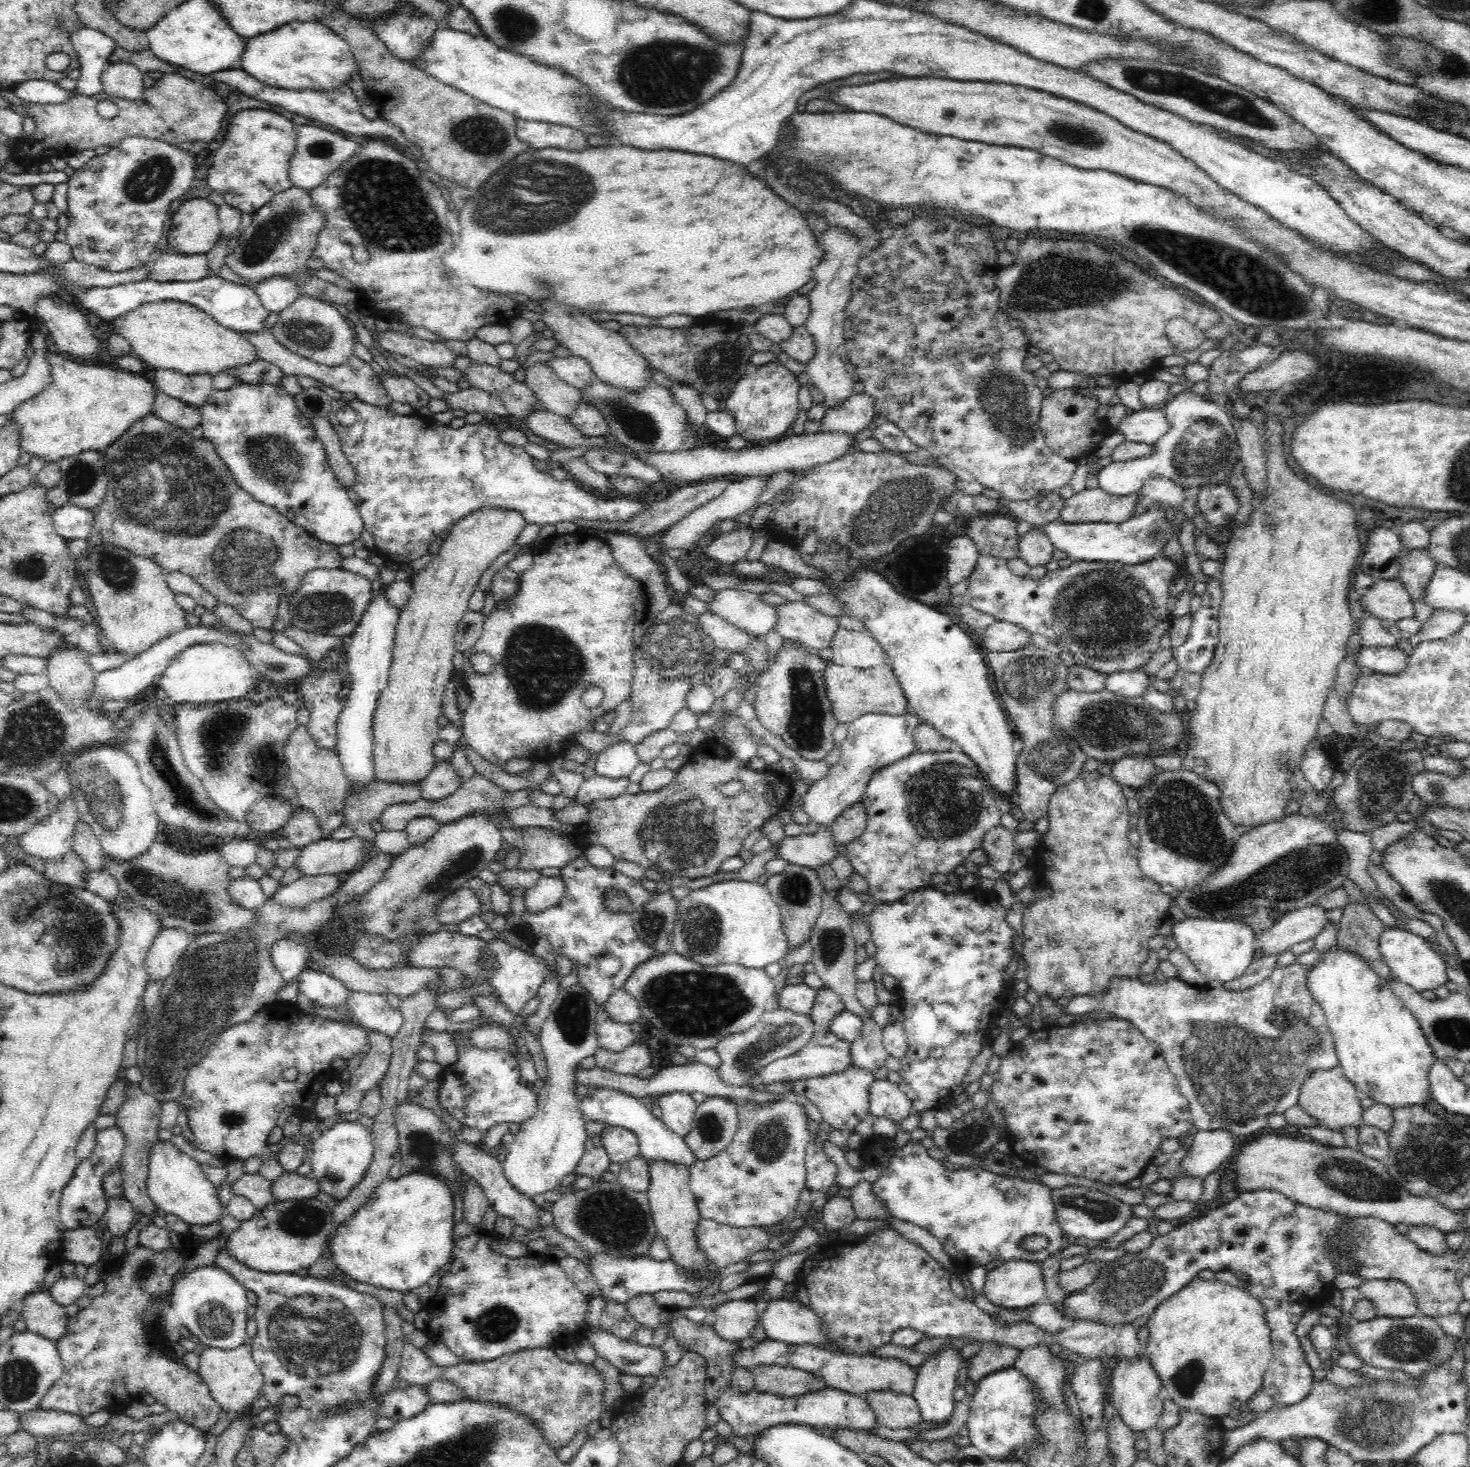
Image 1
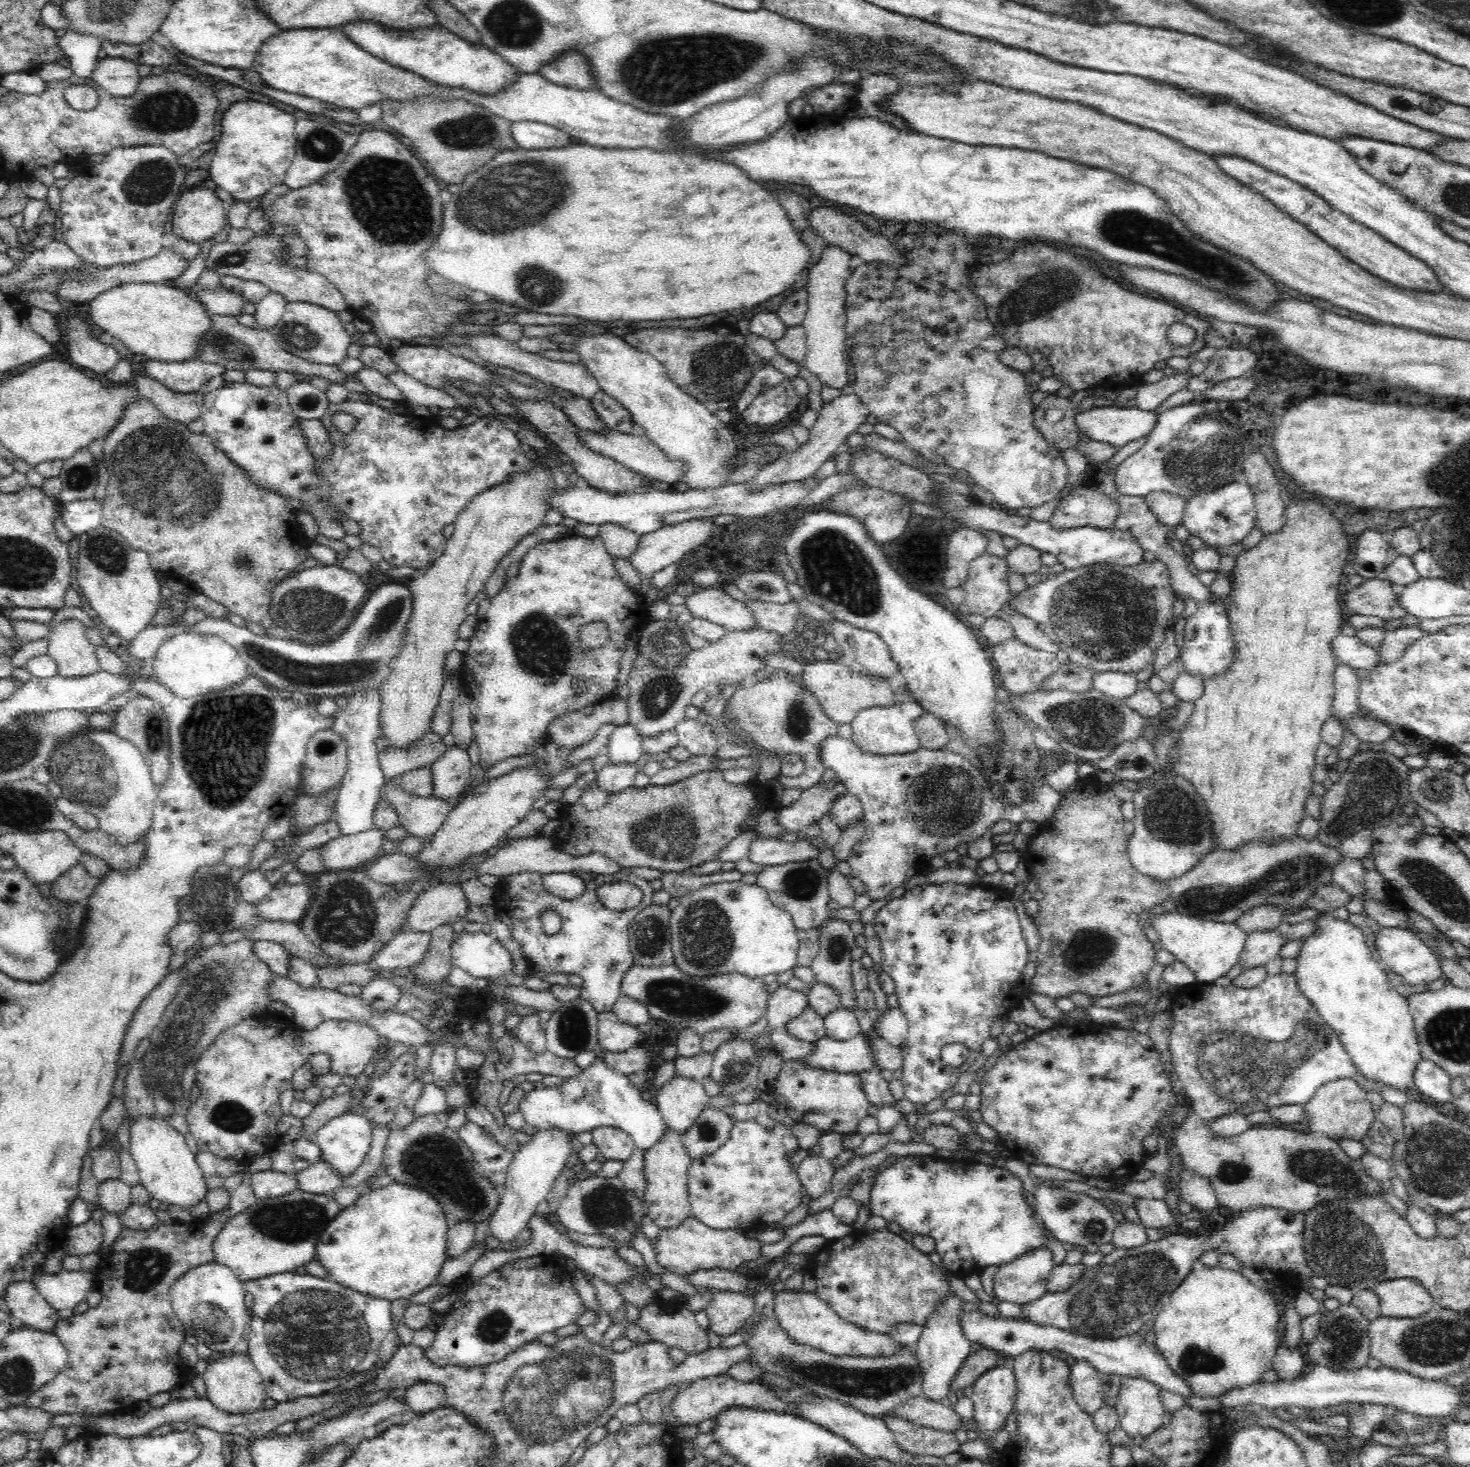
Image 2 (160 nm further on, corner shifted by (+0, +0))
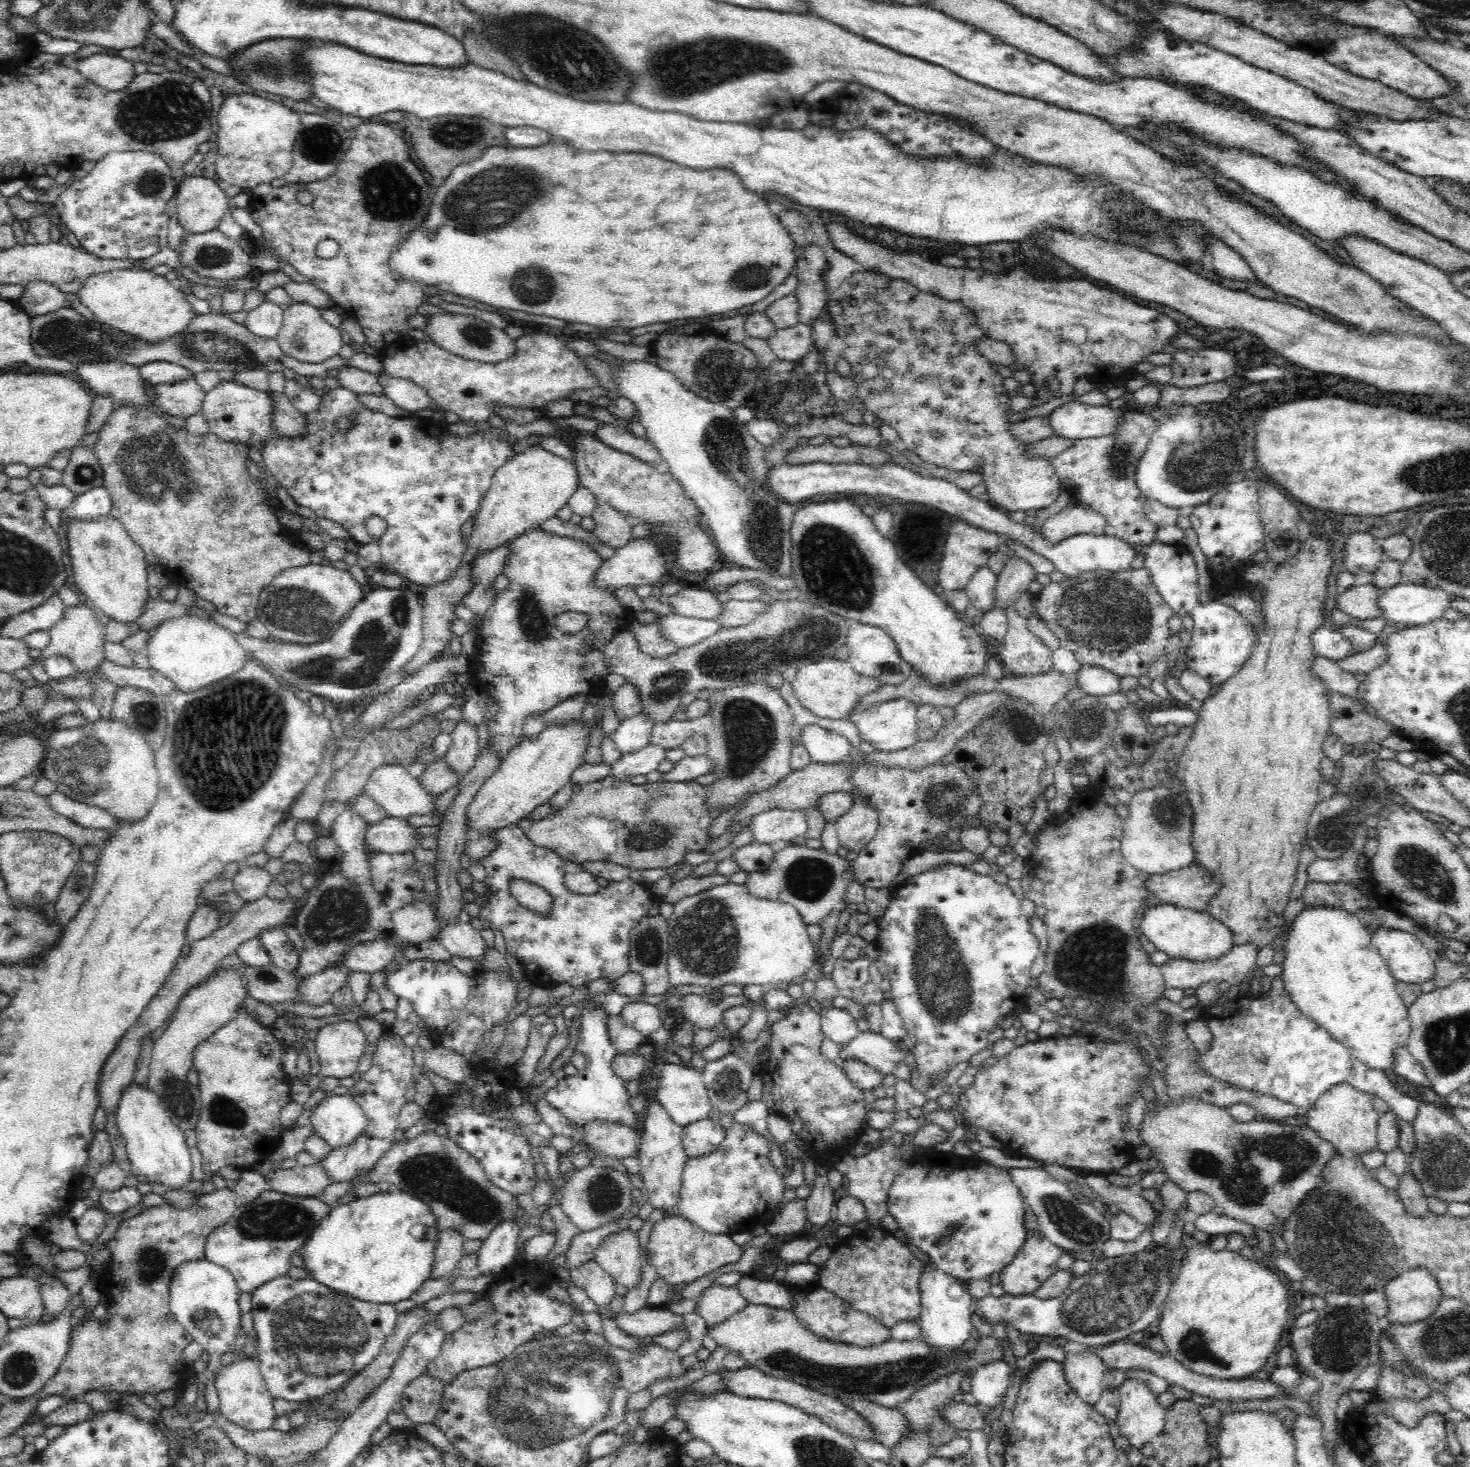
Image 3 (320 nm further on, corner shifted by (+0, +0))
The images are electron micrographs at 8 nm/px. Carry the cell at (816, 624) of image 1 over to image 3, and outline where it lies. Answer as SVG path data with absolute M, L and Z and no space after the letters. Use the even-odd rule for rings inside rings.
M728 600L720 604L722 610L716 614L714 621L720 625L720 628L730 628L737 626L746 626L750 624L760 614L764 612L766 603L756 600Z

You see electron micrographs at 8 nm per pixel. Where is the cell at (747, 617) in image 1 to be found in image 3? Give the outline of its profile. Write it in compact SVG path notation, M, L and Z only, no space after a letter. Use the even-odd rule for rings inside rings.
M687 587L676 594L669 596L666 605L670 612L678 616L699 618L702 620L714 620L716 614L720 614L720 602L716 599L716 593L706 588Z

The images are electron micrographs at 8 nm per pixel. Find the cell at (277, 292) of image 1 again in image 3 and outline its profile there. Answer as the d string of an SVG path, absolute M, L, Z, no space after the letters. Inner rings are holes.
M266 298L258 307L247 312L243 324L259 338L276 339L282 323L283 310Z

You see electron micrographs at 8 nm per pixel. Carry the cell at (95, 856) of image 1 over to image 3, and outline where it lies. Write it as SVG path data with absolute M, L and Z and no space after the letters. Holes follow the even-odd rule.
M58 791L49 794L46 801L48 801L50 809L54 810L54 812L76 822L83 828L110 830L116 824L114 817L107 810L78 802Z

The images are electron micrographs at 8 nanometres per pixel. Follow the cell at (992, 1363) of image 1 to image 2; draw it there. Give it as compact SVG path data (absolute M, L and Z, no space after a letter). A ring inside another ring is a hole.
M983 1348L975 1354L968 1355L966 1361L958 1368L953 1382L948 1388L949 1392L956 1393L966 1387L973 1387L974 1382L988 1370L998 1366L998 1356L994 1351Z

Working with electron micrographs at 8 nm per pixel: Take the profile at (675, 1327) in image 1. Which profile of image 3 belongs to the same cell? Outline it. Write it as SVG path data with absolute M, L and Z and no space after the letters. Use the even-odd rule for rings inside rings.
M608 1306L599 1307L602 1318L612 1320L626 1335L648 1340L658 1334L669 1332L672 1329L685 1331L682 1316L669 1312L664 1307L649 1310L643 1307L635 1312L628 1312L624 1309L619 1314L609 1313Z

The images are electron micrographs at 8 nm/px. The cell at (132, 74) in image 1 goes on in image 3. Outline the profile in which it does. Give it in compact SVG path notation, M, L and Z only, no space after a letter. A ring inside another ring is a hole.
M101 52L76 59L75 68L88 81L112 92L124 90L135 76L132 61Z

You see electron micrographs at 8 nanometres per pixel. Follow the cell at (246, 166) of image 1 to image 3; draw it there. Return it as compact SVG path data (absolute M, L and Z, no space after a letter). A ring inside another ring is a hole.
M250 94L228 96L217 115L216 171L223 185L254 188L284 177L293 163L292 152L301 128L301 115L290 108Z

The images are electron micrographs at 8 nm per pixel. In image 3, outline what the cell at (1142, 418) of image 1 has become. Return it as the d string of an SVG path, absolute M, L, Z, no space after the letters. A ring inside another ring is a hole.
M1074 400L1056 407L1044 418L1054 436L1074 442L1113 434L1117 430L1116 414L1106 405L1091 406Z

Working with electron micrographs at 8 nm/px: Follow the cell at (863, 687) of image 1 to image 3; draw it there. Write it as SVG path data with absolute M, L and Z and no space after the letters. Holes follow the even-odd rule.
M835 657L821 659L798 668L791 682L793 695L804 708L820 718L832 718L832 720L846 718L862 696L866 696L868 692L876 690L881 685L874 678L858 674L848 660L842 661Z

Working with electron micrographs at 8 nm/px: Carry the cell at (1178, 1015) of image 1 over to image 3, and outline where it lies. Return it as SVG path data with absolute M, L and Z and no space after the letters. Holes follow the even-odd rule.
M1280 976L1272 979L1269 992L1258 994L1240 993L1234 999L1228 1000L1222 1006L1206 1008L1204 1022L1212 1031L1213 1041L1210 1050L1199 1054L1197 1062L1210 1075L1223 1080L1236 1088L1268 1094L1277 1100L1296 1106L1301 1111L1312 1107L1327 1090L1340 1083L1351 1084L1356 1090L1378 1097L1390 1106L1390 1110L1407 1123L1414 1122L1418 1116L1418 1106L1421 1102L1400 1093L1394 1084L1386 1077L1384 1071L1368 1068L1367 1064L1354 1058L1342 1043L1318 1023L1304 1016L1284 991Z

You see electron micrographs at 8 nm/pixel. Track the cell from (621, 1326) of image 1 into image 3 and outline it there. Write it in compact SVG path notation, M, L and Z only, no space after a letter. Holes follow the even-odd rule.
M590 1259L578 1267L568 1268L572 1284L581 1288L598 1307L608 1306L616 1294L615 1280L595 1261Z

